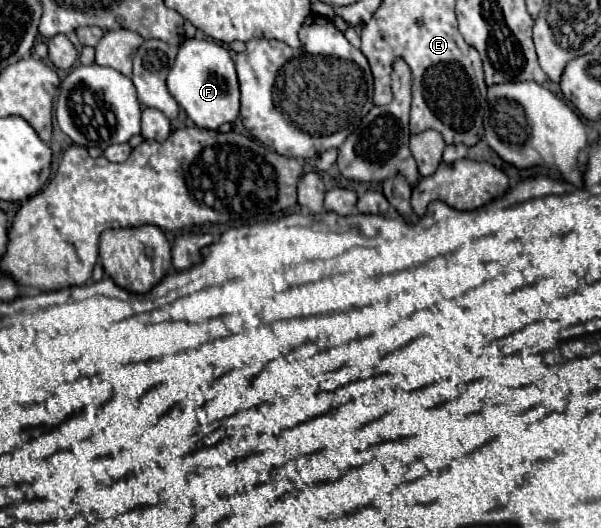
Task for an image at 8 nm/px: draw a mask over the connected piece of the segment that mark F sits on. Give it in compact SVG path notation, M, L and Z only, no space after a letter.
M187 39L181 43L173 69L167 77L169 93L187 111L191 121L203 129L217 129L221 123L235 121L240 111L240 90L231 53L209 39Z

